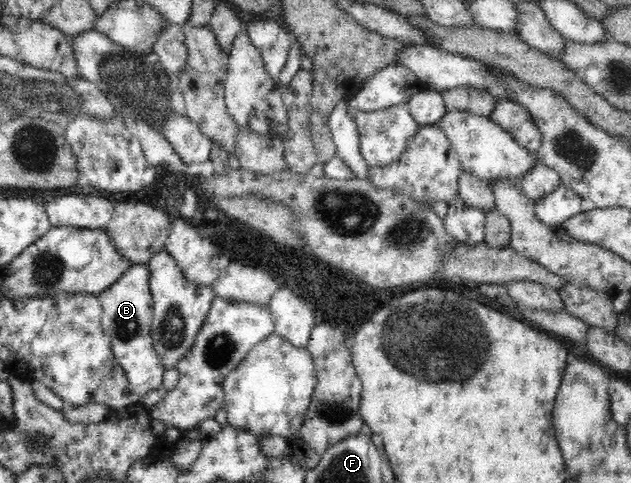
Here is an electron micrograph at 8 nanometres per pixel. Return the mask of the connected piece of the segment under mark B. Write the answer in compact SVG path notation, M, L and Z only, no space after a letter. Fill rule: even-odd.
M134 264L123 276L120 276L110 288L98 295L102 305L101 319L104 332L111 340L115 362L126 373L130 389L134 395L143 397L145 394L156 392L162 382L165 366L155 351L151 335L154 309L150 291L150 270L144 264Z

